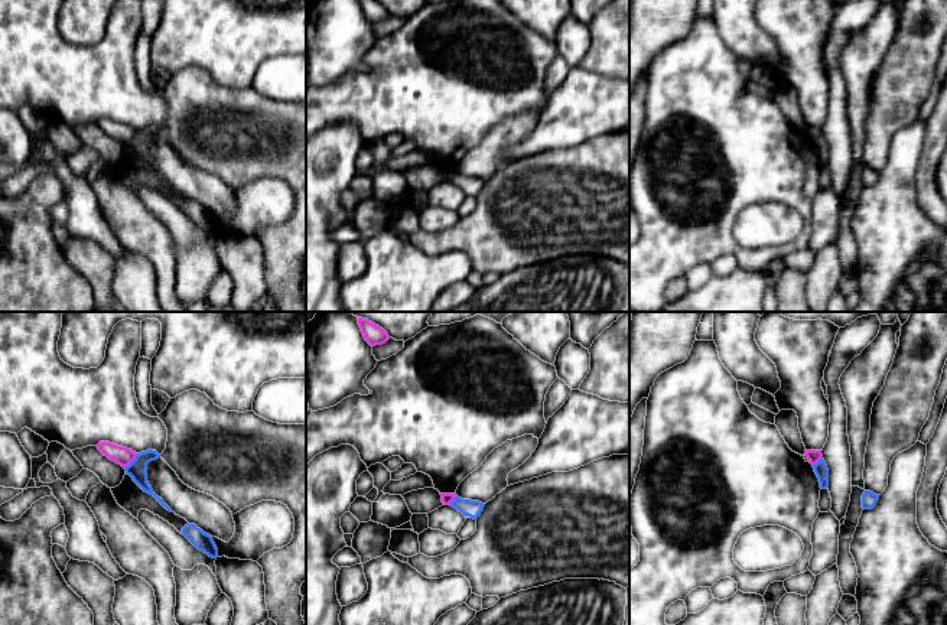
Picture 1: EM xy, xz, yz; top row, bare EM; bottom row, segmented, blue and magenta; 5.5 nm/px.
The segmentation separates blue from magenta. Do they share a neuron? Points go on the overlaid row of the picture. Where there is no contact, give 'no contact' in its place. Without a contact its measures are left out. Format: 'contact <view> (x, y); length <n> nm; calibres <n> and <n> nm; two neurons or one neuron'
contact xy (133, 461); length 120 nm; calibres 110 and 100 nm; two neurons

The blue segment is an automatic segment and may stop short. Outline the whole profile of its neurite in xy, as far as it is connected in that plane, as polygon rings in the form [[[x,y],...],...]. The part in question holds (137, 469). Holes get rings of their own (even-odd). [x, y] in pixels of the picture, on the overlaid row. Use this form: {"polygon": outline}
{"polygon": [[[146,450],[141,453],[137,453],[136,459],[126,466],[126,473],[130,475],[133,478],[133,481],[147,494],[153,495],[167,511],[173,512],[165,502],[162,498],[159,498],[152,486],[147,482],[147,463],[152,460],[159,459],[160,455],[156,450]]]}

